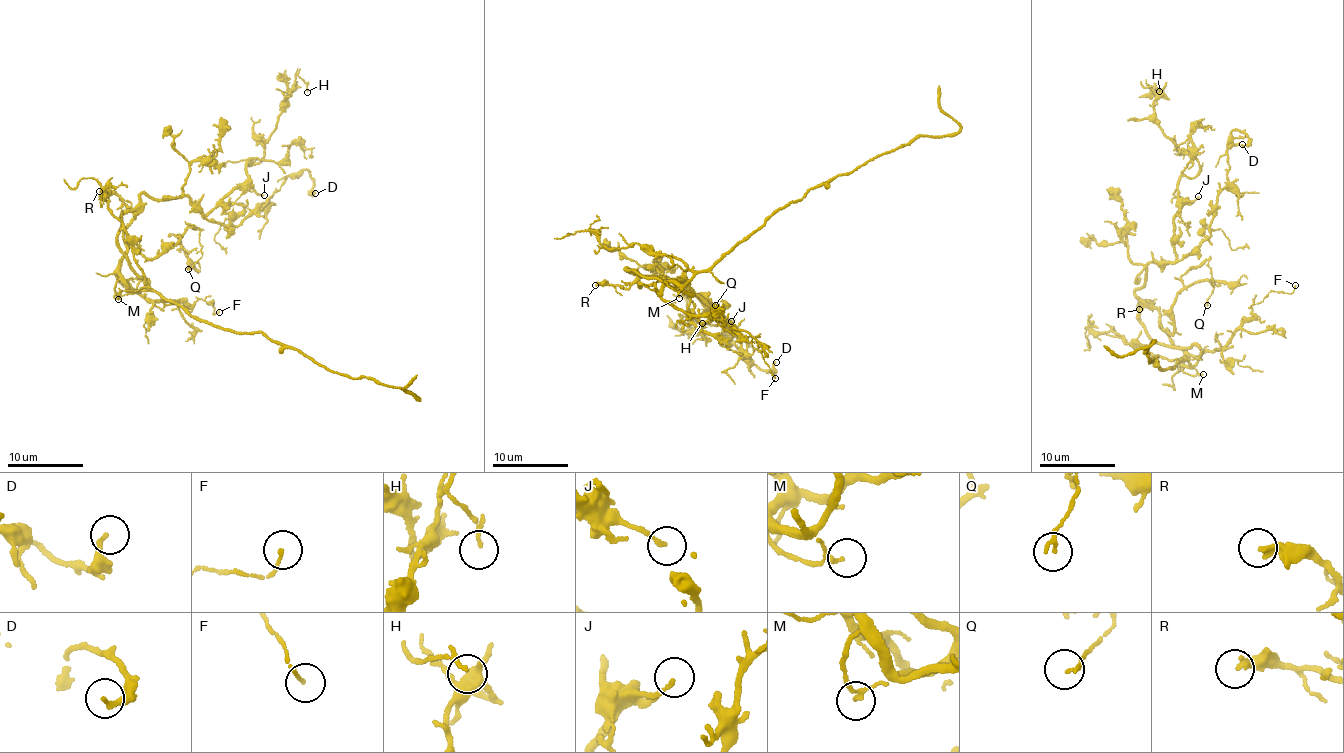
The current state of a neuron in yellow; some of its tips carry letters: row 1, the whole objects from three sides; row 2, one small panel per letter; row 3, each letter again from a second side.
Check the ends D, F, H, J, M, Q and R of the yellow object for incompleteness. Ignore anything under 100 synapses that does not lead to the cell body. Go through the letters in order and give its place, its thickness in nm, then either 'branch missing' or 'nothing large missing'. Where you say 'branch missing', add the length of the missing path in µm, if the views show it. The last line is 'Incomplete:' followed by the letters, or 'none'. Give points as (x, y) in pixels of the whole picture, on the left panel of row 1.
D: place (315, 193); calibre 170 nm; nothing large missing
F: place (219, 312); calibre 120 nm; nothing large missing
H: place (307, 92); calibre 140 nm; nothing large missing
J: place (264, 195); calibre 150 nm; nothing large missing
M: place (118, 299); calibre 120 nm; nothing large missing
Q: place (188, 269); calibre 150 nm; nothing large missing
R: place (99, 191); calibre 240 nm; nothing large missing
Incomplete: none

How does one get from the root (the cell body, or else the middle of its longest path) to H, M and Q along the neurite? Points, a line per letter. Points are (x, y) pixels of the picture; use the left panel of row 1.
H: (121, 274), (140, 196), (189, 196), (203, 214), (262, 159), (297, 75), (307, 92)
M: (121, 274), (126, 292), (118, 299)
Q: (121, 274), (125, 251), (133, 245), (155, 259), (177, 242), (179, 235), (181, 248), (202, 254), (188, 269)

